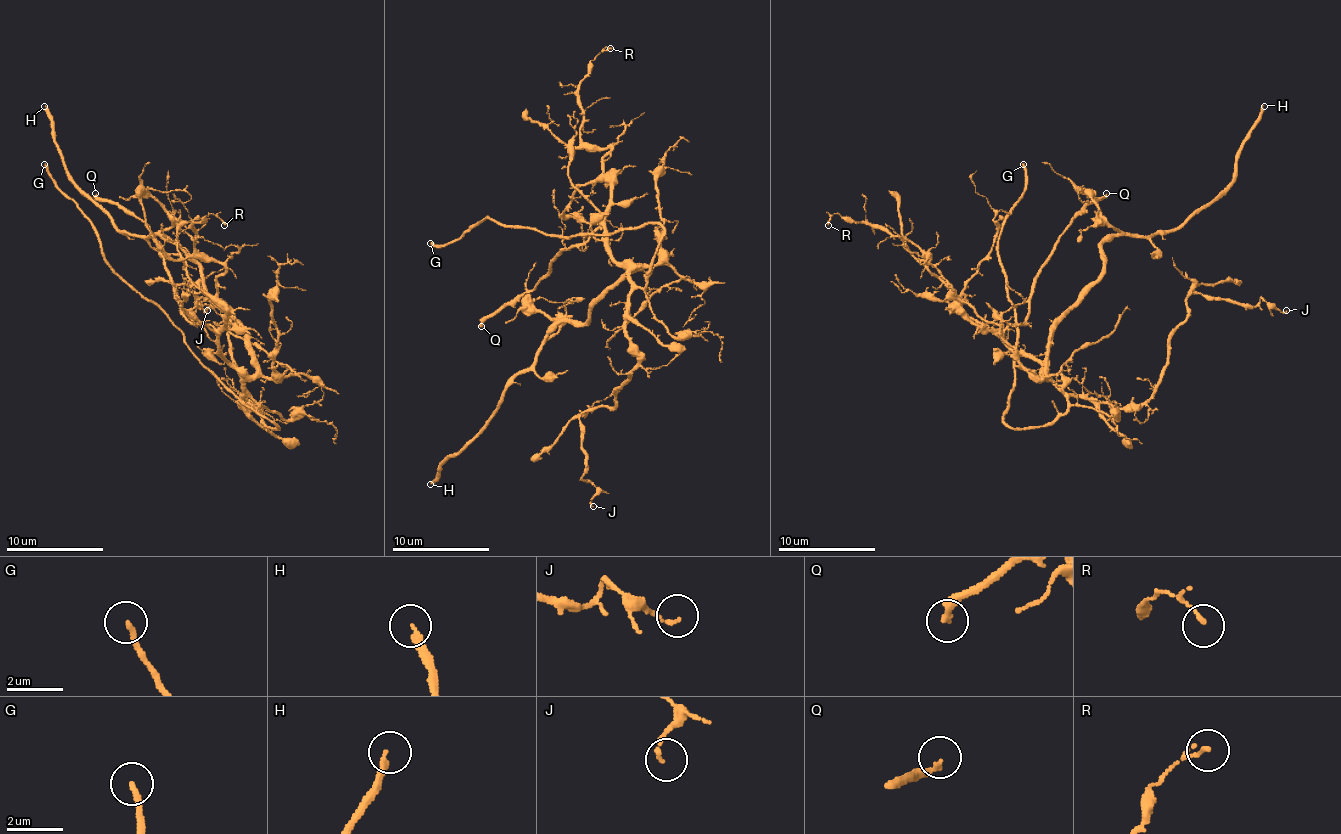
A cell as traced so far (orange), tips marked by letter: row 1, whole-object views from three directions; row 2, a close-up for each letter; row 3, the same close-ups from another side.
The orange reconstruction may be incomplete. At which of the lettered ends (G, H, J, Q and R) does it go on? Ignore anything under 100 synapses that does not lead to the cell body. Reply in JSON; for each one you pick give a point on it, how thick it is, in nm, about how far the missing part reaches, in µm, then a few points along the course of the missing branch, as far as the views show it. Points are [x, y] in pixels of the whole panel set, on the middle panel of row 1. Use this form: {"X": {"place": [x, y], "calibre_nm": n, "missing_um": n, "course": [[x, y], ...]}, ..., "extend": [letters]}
{"G": {"place": [430, 243], "calibre_nm": 220, "missing_um": 6, "course": [[430, 243], [411, 224], [413, 228], [406, 231]]}, "H": {"place": [430, 484], "calibre_nm": 200, "missing_um": 100}, "extend": ["G", "H"]}

